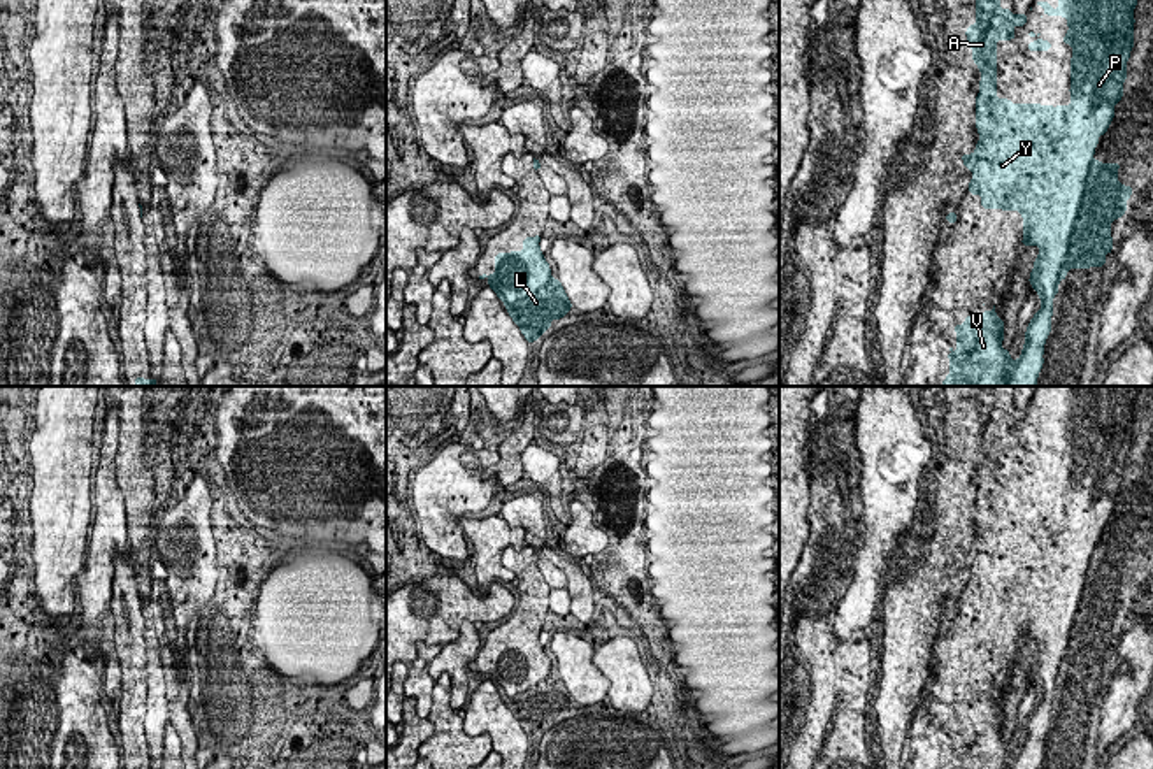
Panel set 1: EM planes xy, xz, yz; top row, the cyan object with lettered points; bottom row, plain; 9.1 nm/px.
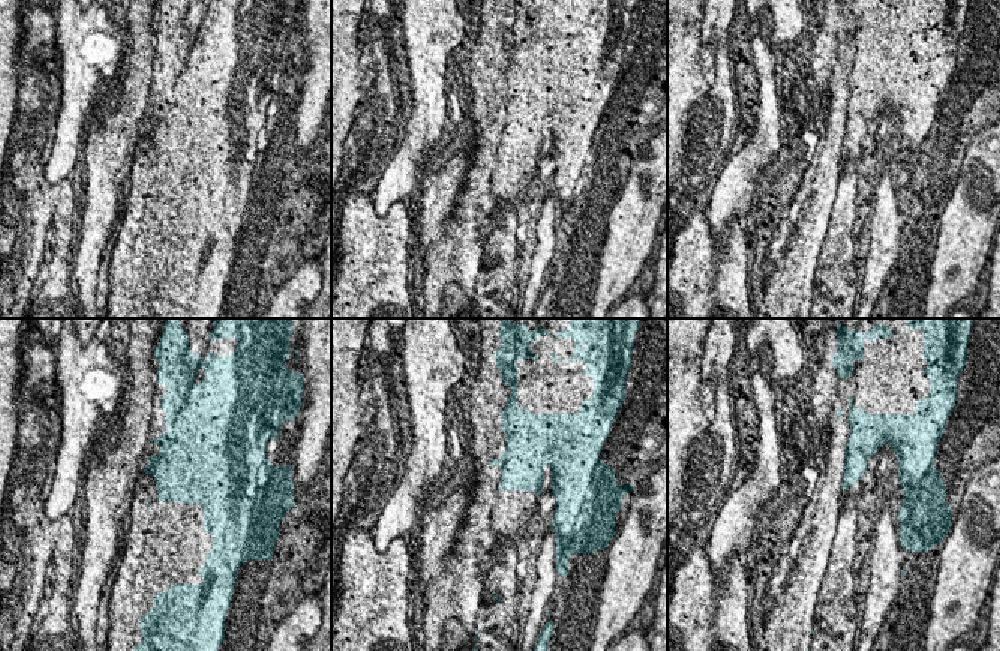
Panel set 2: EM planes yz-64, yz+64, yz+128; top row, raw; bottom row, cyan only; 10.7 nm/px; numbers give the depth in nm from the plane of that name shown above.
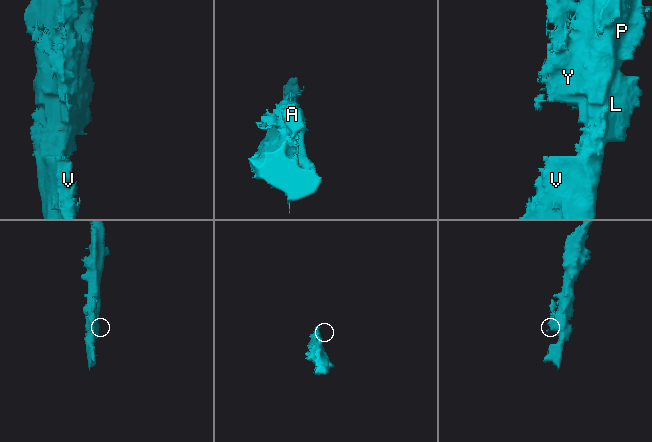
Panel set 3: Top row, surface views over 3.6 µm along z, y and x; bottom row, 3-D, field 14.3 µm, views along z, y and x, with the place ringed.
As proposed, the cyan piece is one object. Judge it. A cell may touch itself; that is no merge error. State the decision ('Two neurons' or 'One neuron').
One neuron

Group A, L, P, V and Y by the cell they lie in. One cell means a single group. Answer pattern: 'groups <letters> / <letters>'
groups A L P V Y

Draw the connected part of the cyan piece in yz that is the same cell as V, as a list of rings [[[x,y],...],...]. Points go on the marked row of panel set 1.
[[[976,0],[976,23],[965,37],[970,42],[972,61],[981,72],[976,95],[976,130],[979,140],[972,155],[963,153],[963,167],[972,172],[969,195],[981,197],[983,209],[1020,211],[1023,218],[1021,246],[1037,246],[1028,283],[1042,307],[1034,314],[1018,360],[1002,348],[1004,318],[997,318],[995,305],[981,314],[969,314],[962,325],[953,325],[956,348],[949,348],[949,374],[939,386],[1035,386],[1044,365],[1044,344],[1051,332],[1053,297],[1058,283],[1067,279],[1069,269],[1106,267],[1106,255],[1113,253],[1111,221],[1123,218],[1132,186],[1118,183],[1121,163],[1095,160],[1099,137],[1106,135],[1114,118],[1114,105],[1123,98],[1127,61],[1134,49],[1134,9],[1137,0],[1058,0],[1055,11],[1049,2],[1037,2],[1042,16],[1062,16],[1069,32],[1062,44],[1072,46],[1071,104],[1041,105],[1013,104],[997,97],[997,42],[1014,40],[1014,28],[1027,26],[1028,14],[1000,9],[1000,0]]]

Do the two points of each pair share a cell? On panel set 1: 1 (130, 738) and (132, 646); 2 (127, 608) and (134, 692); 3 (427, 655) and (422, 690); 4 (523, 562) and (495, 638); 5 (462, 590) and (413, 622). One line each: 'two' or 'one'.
1: one
2: one
3: one
4: one
5: one

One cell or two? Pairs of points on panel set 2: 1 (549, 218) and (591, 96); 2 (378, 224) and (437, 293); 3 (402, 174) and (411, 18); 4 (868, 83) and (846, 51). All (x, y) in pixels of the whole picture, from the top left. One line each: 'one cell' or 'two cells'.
1: two cells
2: two cells
3: one cell
4: two cells

